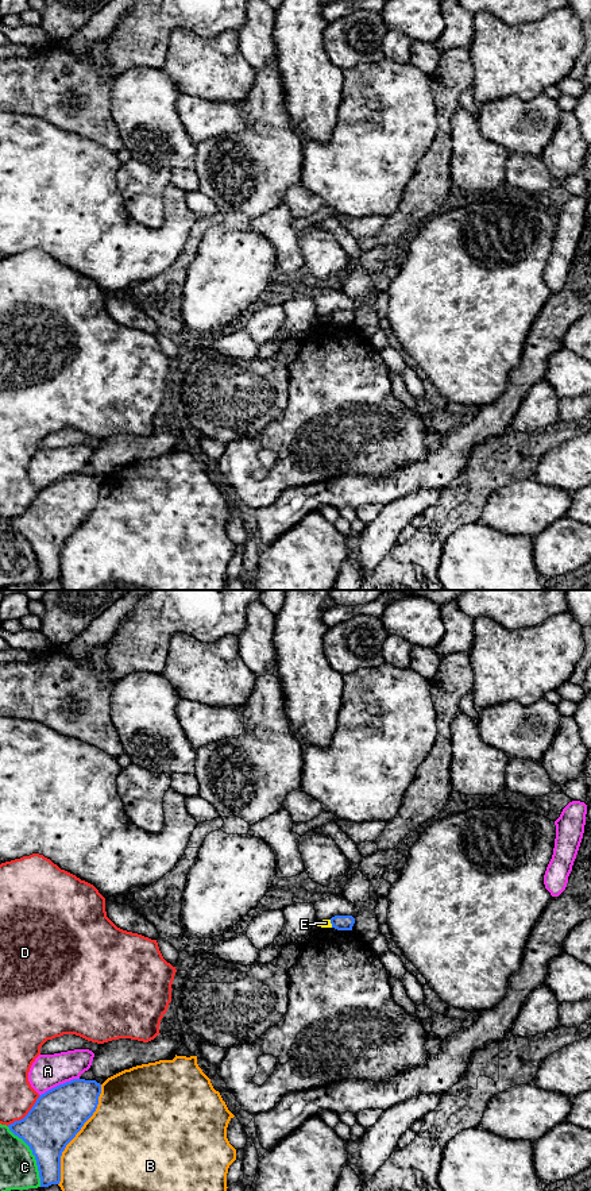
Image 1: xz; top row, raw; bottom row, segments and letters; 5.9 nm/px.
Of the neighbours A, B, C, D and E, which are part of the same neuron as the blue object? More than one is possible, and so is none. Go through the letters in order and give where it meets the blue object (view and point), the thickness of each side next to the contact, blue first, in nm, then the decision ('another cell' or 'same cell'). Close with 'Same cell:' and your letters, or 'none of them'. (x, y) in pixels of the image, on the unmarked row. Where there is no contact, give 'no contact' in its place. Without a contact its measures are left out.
A: contact xz (60, 480); calibres 320 and 200 nm; another cell
B: contact xz (76, 528); calibres 320 and 500 nm; another cell
C: contact xz (34, 550); calibres 300 and 220 nm; another cell
D: contact xz (27, 509); calibres 320 and 200 nm; another cell
E: contact xz (331, 318); calibres 100 and 50 nm; another cell
Same cell: none of them

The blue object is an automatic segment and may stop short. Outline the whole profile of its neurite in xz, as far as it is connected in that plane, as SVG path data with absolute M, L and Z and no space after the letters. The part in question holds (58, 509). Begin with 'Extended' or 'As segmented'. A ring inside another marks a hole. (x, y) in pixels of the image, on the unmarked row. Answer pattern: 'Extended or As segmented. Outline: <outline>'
As segmented. Outline: M73 474L39 490L28 509L8 520L35 551L40 582L59 579L61 551L98 500L101 479Z

